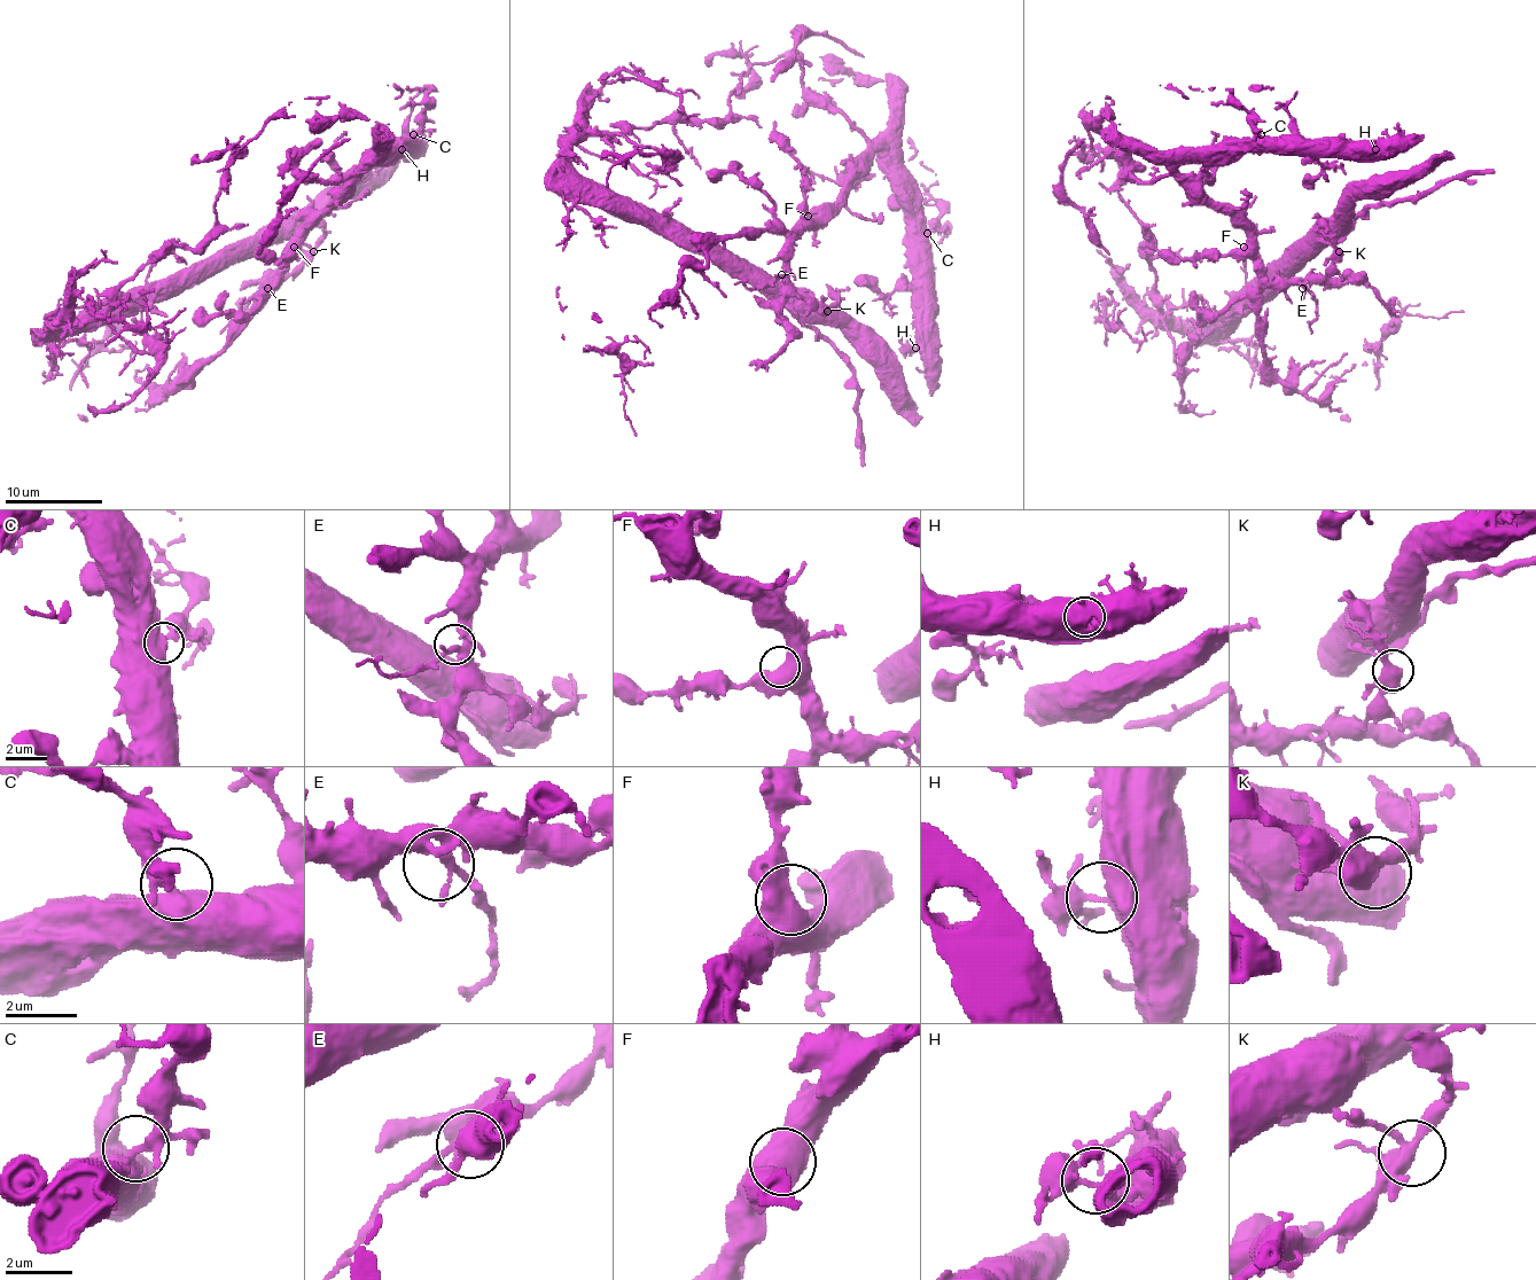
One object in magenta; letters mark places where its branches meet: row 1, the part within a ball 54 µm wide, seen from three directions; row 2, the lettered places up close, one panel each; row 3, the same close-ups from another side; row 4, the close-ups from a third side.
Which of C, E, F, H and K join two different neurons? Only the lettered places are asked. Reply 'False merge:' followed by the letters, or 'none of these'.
False merge: none of these

